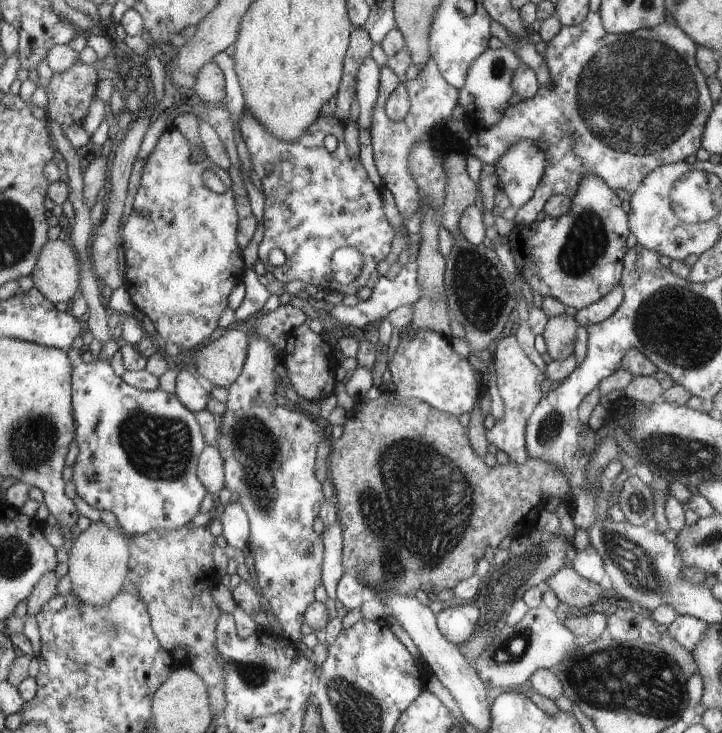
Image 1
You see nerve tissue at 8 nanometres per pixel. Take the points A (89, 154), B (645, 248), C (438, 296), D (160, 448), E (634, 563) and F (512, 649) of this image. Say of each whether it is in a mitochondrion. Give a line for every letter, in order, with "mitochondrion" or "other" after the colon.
A: other
B: other
C: mitochondrion
D: mitochondrion
E: mitochondrion
F: mitochondrion

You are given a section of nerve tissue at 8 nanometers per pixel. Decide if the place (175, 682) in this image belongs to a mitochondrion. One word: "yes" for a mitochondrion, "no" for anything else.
no

